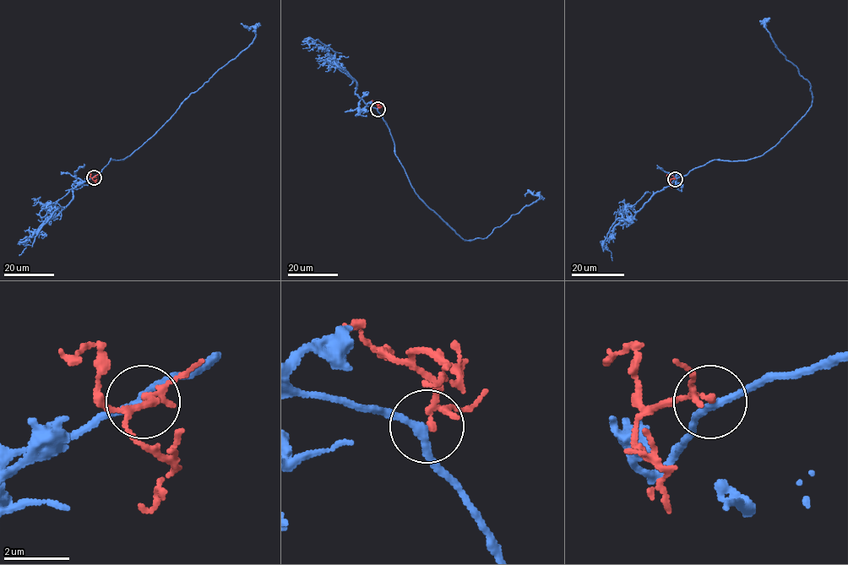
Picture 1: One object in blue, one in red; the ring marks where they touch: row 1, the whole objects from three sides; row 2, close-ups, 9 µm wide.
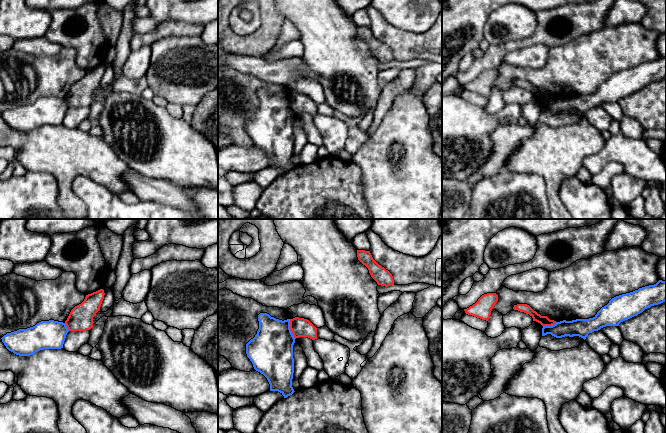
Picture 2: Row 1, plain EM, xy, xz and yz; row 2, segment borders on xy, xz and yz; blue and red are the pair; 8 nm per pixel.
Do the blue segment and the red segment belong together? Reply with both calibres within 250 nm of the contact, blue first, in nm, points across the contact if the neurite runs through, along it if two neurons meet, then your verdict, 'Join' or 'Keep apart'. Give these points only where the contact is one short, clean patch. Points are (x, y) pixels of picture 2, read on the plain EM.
Thickness 360 nm (blue) against 160 nm. Boundary: xz (289, 95), (289, 104), (295, 114). Keep apart

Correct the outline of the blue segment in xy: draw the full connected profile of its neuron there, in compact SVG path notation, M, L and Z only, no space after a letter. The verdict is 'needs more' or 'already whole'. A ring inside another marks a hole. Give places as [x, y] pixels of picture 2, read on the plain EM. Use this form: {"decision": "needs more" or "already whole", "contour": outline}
{"decision": "already whole", "contour": "M41 97L27 105L7 109L1 115L6 124L19 132L30 132L44 125L61 125L69 108L63 98Z"}

